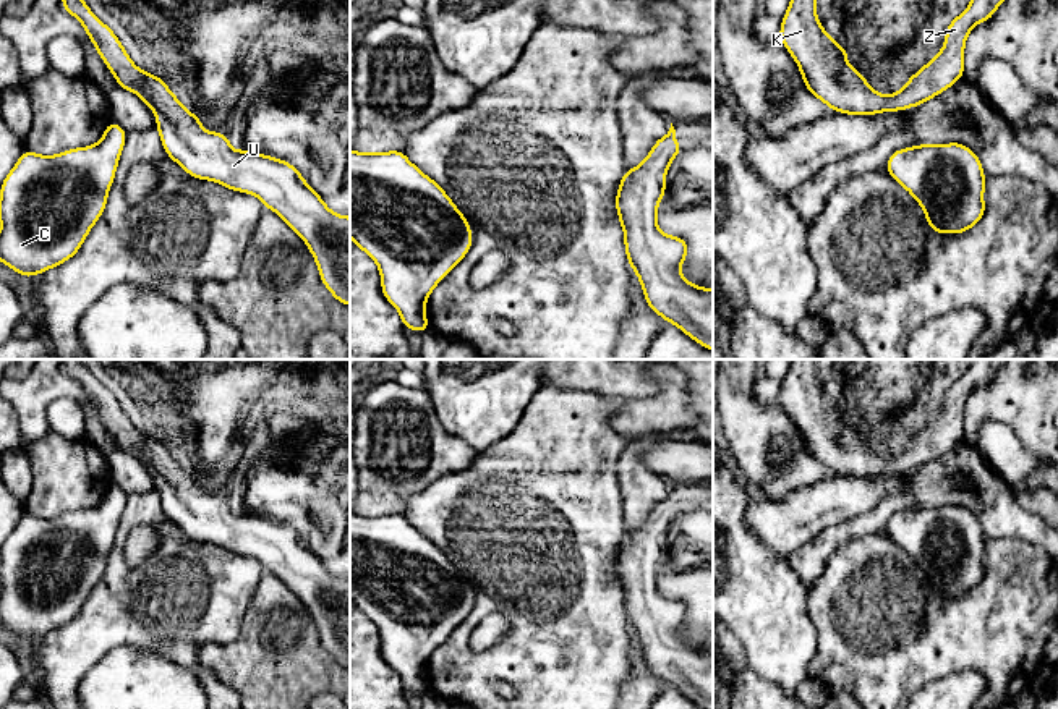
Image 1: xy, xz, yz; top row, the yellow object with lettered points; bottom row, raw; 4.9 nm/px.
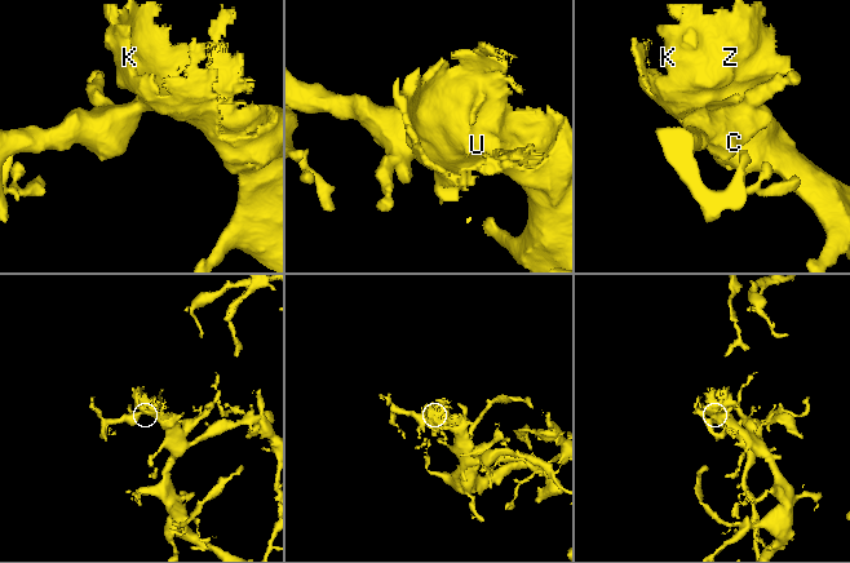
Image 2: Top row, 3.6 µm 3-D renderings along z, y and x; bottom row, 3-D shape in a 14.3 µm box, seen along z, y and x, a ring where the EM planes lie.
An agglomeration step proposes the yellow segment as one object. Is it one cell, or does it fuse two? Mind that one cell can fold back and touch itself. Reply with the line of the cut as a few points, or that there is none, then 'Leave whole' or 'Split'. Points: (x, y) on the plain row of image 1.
No split. Leave whole

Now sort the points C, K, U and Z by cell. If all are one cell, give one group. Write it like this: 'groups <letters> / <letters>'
groups C K U Z

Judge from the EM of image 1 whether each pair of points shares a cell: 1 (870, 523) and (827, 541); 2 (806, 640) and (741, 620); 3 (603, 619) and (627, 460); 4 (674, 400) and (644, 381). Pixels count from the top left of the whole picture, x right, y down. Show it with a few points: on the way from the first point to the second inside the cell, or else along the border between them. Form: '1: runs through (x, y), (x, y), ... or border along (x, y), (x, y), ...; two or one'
1: runs through (859, 526), (838, 534); one
2: runs through (789, 640), (784, 640), (765, 620), (757, 620); one
3: border along (618, 458), (622, 528), (626, 531); two
4: border along (660, 386), (652, 395), (626, 399); two

